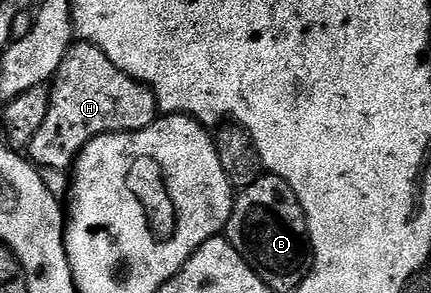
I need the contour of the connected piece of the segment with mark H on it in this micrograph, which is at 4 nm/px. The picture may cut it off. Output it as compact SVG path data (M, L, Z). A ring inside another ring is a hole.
M79 41L70 47L64 64L60 64L60 68L54 74L49 92L48 116L44 116L44 124L40 124L40 132L32 136L32 144L28 148L29 161L43 171L66 169L69 171L75 165L82 149L99 134L129 134L131 130L148 128L160 117L159 95L143 82L138 82L132 76L120 72L120 68L116 68L112 60L108 60L108 56L104 56L104 52L90 42Z

